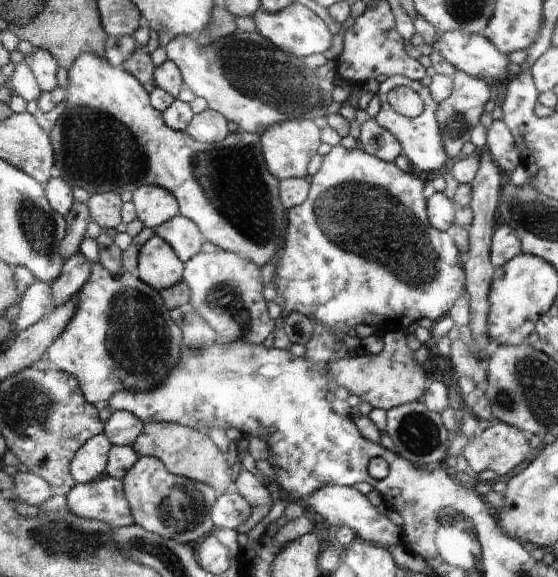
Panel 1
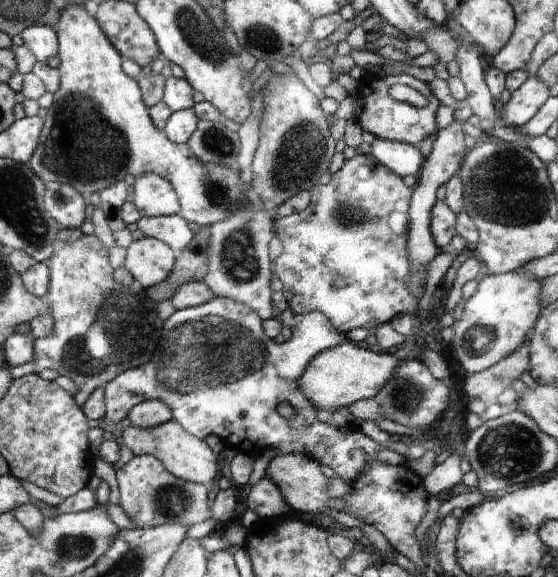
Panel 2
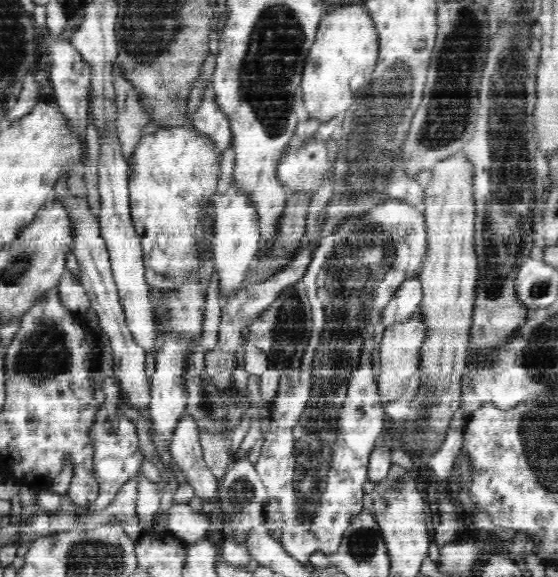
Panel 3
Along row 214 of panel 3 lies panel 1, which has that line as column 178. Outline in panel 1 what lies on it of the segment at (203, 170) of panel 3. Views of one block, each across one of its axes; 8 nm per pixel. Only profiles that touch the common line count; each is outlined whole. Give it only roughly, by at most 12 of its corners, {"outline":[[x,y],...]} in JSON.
{"outline":[[84,53],[52,128],[94,193],[164,187],[208,242],[264,266],[285,242],[259,134],[201,143]]}

